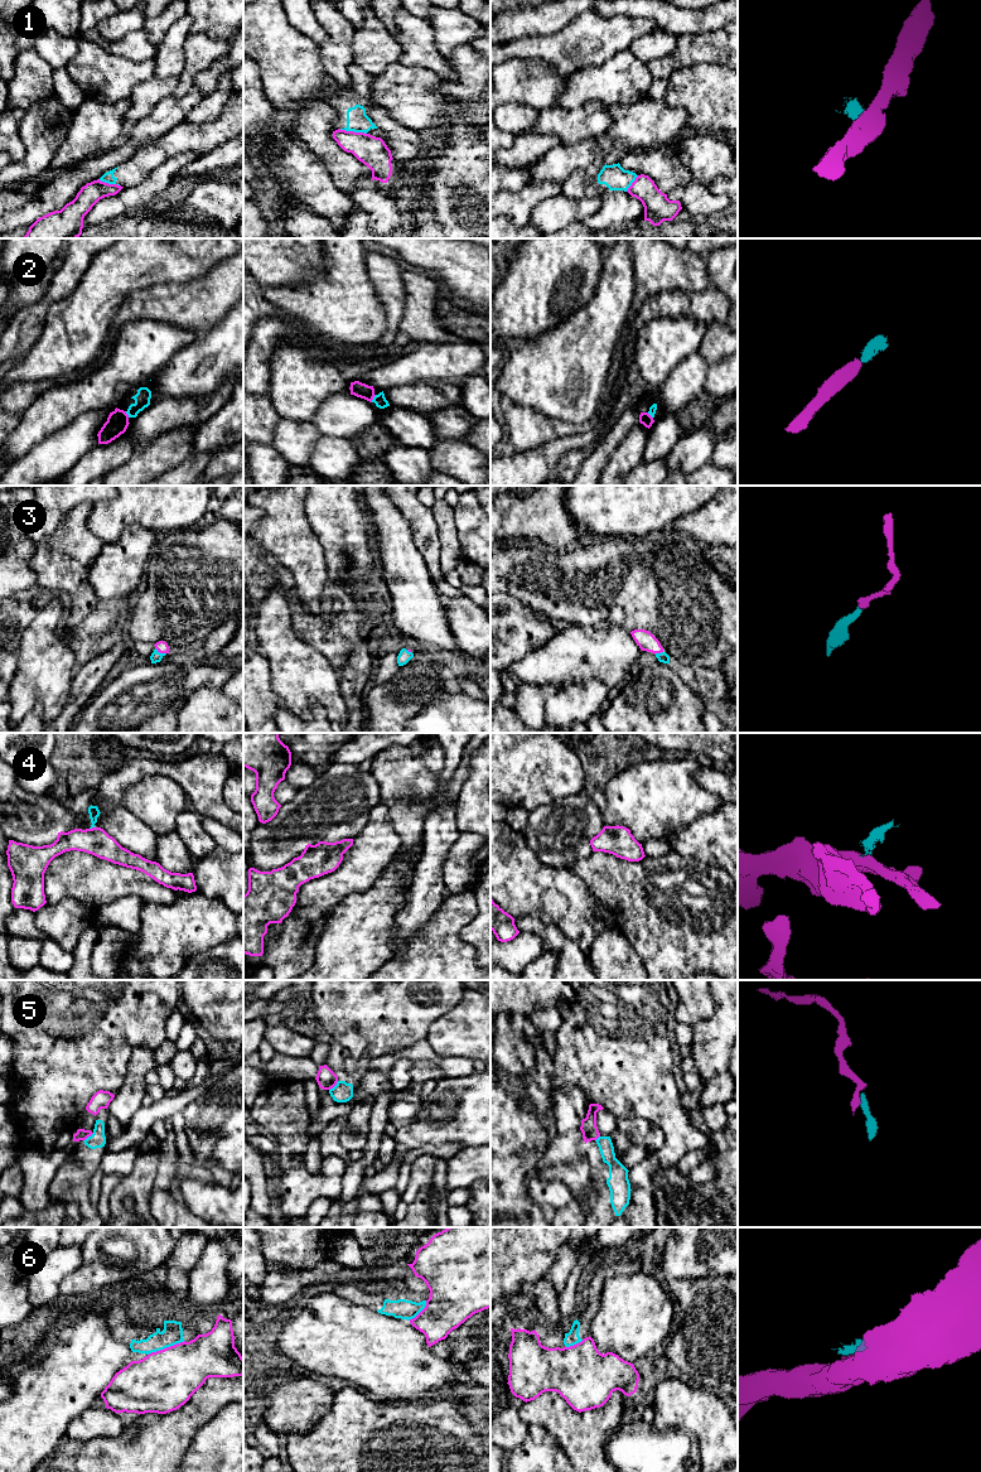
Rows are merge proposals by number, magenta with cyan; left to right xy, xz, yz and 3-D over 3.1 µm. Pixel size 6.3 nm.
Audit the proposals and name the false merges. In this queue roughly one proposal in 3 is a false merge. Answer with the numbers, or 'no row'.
1, 4, 5, 6

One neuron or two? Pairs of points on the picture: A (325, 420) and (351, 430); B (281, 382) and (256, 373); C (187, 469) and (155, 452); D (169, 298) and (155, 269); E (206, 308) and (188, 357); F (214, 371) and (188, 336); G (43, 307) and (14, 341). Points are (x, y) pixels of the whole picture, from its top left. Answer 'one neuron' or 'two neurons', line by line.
A: one neuron
B: two neurons
C: two neurons
D: two neurons
E: two neurons
F: two neurons
G: one neuron

